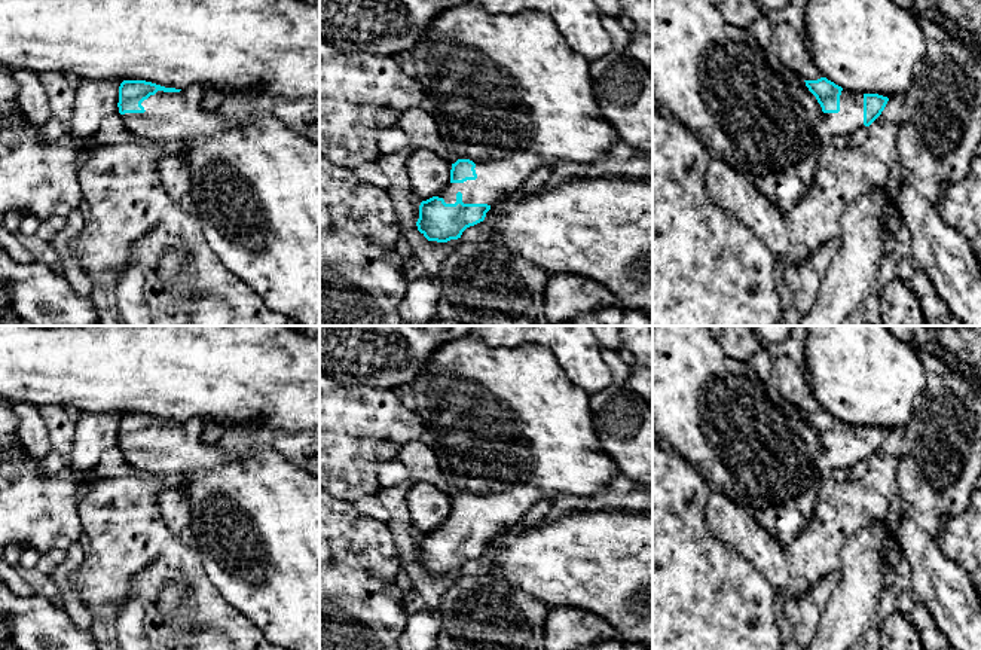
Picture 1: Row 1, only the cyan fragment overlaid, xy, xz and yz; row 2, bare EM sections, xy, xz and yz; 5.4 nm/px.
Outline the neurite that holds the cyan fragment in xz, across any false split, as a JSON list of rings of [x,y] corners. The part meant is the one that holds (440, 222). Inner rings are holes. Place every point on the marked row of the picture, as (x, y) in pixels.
[[[470,0],[438,13],[422,30],[410,55],[418,82],[434,104],[433,116],[452,164],[450,183],[419,205],[416,226],[428,241],[461,238],[467,228],[485,220],[499,198],[513,193],[538,168],[562,161],[595,164],[605,159],[609,147],[618,143],[598,104],[590,61],[568,45],[556,22],[543,12],[495,15]]]

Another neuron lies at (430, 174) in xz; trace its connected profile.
[[[413,149],[406,162],[410,178],[410,190],[421,201],[427,201],[438,193],[450,183],[452,164],[434,153],[433,149]]]

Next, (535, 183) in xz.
[[[556,164],[544,165],[534,171],[529,178],[513,192],[513,196],[523,198],[541,192],[545,187],[545,181],[550,178],[554,165]]]

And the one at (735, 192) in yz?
[[[713,158],[705,174],[705,187],[770,250],[782,269],[789,251],[785,214],[758,190],[755,180]]]

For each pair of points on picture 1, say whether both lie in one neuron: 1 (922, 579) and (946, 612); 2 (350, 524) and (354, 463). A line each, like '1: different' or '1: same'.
1: same
2: different

